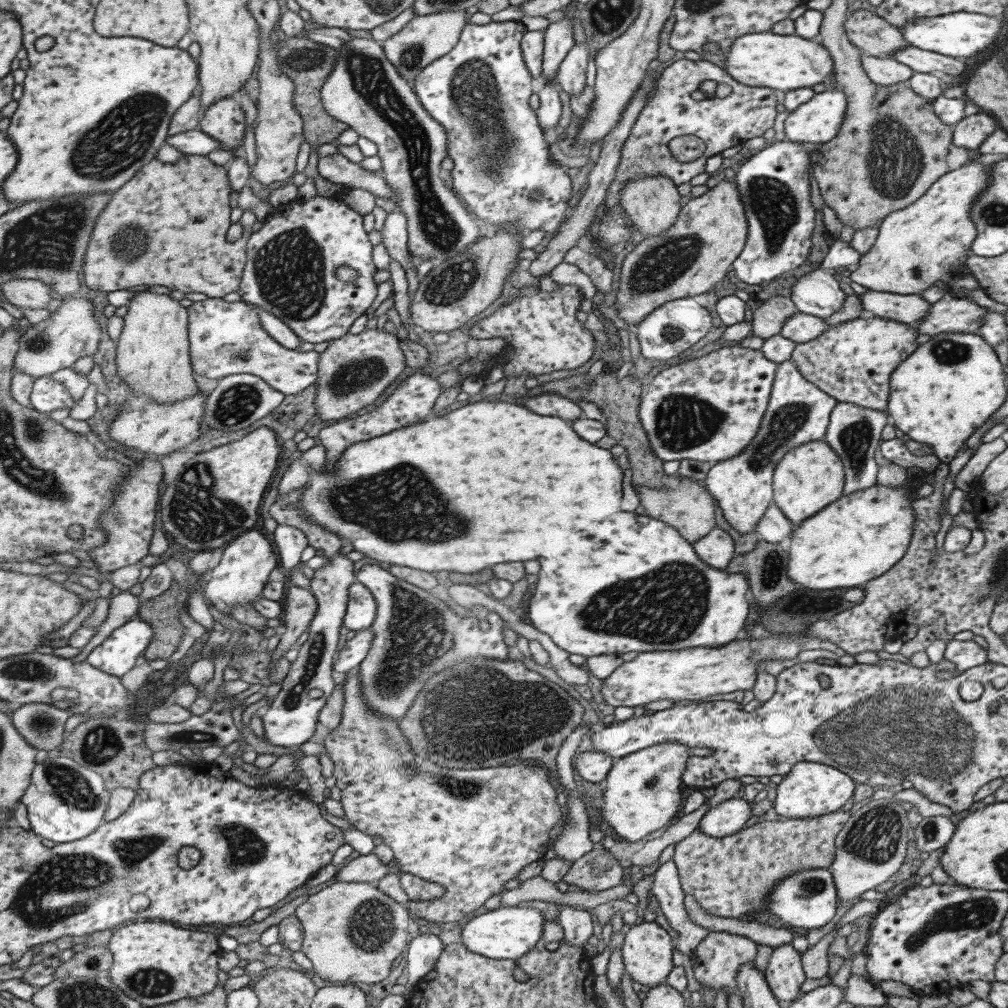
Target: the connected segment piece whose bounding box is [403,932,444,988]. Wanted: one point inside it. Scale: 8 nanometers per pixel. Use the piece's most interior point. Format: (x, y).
(422, 952)

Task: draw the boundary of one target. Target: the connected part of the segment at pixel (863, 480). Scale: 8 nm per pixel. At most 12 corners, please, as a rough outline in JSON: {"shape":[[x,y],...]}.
{"shape":[[837,402],[824,442],[843,465],[843,495],[876,484],[888,416]]}

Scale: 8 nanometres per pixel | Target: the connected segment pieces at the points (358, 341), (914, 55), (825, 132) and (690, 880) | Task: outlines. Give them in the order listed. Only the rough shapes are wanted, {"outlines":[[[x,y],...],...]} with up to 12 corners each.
{"outlines":[[[384,330],[319,353],[314,407],[340,421],[373,404],[405,366]],[[909,45],[891,58],[915,73],[943,72],[957,76],[965,60]],[[814,94],[784,118],[785,139],[831,140],[843,122],[845,95]],[[849,815],[674,843],[681,890],[736,919],[796,870],[829,868]]]}

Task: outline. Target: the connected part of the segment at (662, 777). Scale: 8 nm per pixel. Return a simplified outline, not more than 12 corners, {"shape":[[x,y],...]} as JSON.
{"shape":[[663,741],[614,760],[604,823],[652,843],[680,811],[686,758]]}

